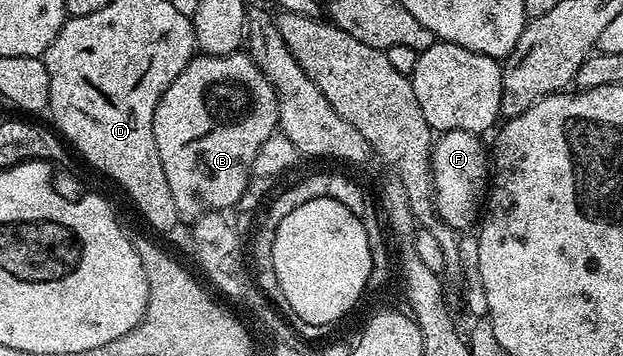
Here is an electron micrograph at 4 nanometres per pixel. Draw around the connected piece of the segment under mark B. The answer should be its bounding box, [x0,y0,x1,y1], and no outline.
[154,49,278,221]

